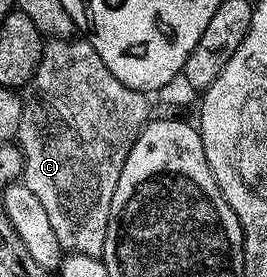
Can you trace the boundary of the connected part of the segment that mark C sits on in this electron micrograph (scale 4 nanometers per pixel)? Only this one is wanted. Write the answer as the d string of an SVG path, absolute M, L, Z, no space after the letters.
M52 38L43 45L36 72L22 92L22 122L18 122L16 140L23 153L22 182L38 194L38 202L42 202L50 217L50 226L54 226L54 234L58 234L61 249L68 254L78 252L100 258L104 255L110 198L114 198L118 174L122 174L122 166L126 166L126 158L138 134L150 119L149 97L118 82L118 78L106 70L106 62L98 58L98 50L94 50L87 39L76 39Z

